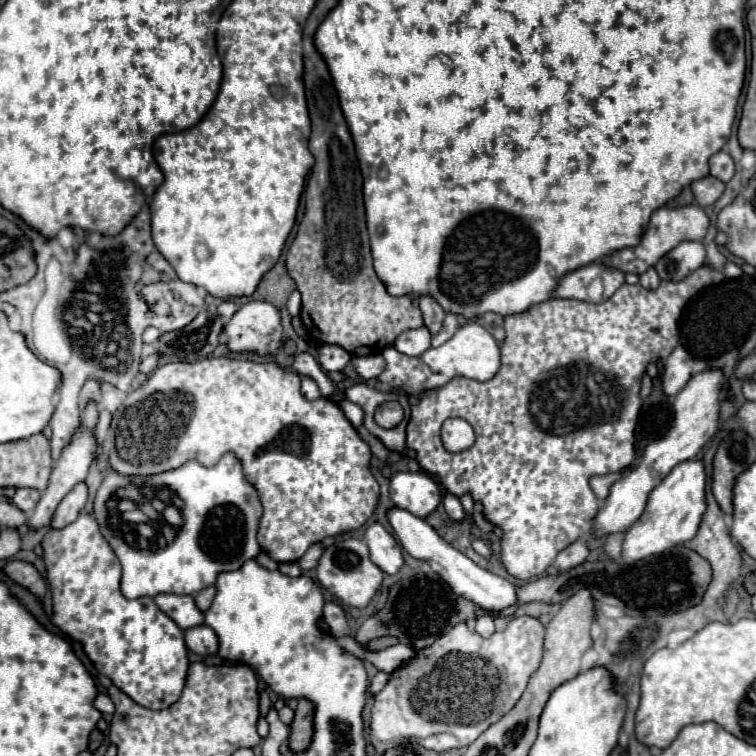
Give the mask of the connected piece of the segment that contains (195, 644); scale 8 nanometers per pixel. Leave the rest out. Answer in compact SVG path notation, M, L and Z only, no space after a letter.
M197 625L185 631L185 645L189 651L197 655L213 655L217 653L217 637L211 627Z

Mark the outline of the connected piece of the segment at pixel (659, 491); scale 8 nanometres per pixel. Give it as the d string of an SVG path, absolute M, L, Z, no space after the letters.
M689 459L679 463L663 479L663 483L651 491L643 515L627 529L621 561L629 565L643 557L663 553L679 543L693 539L701 525L701 517L707 511L705 483L707 483L707 475L705 475L705 463L701 459Z

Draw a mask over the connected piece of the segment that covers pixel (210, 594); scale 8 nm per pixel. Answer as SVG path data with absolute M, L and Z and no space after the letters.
M205 587L201 589L201 593L195 595L195 605L197 609L201 609L201 613L205 613L211 607L211 601L215 597L215 587Z

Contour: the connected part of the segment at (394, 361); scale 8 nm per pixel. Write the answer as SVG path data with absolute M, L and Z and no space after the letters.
M469 321L457 329L457 333L437 349L427 349L419 357L407 357L387 347L381 355L385 357L385 371L379 375L381 383L387 383L409 397L423 397L431 389L447 385L453 377L469 377L477 381L487 381L499 371L499 345L495 337L483 329L477 321Z

